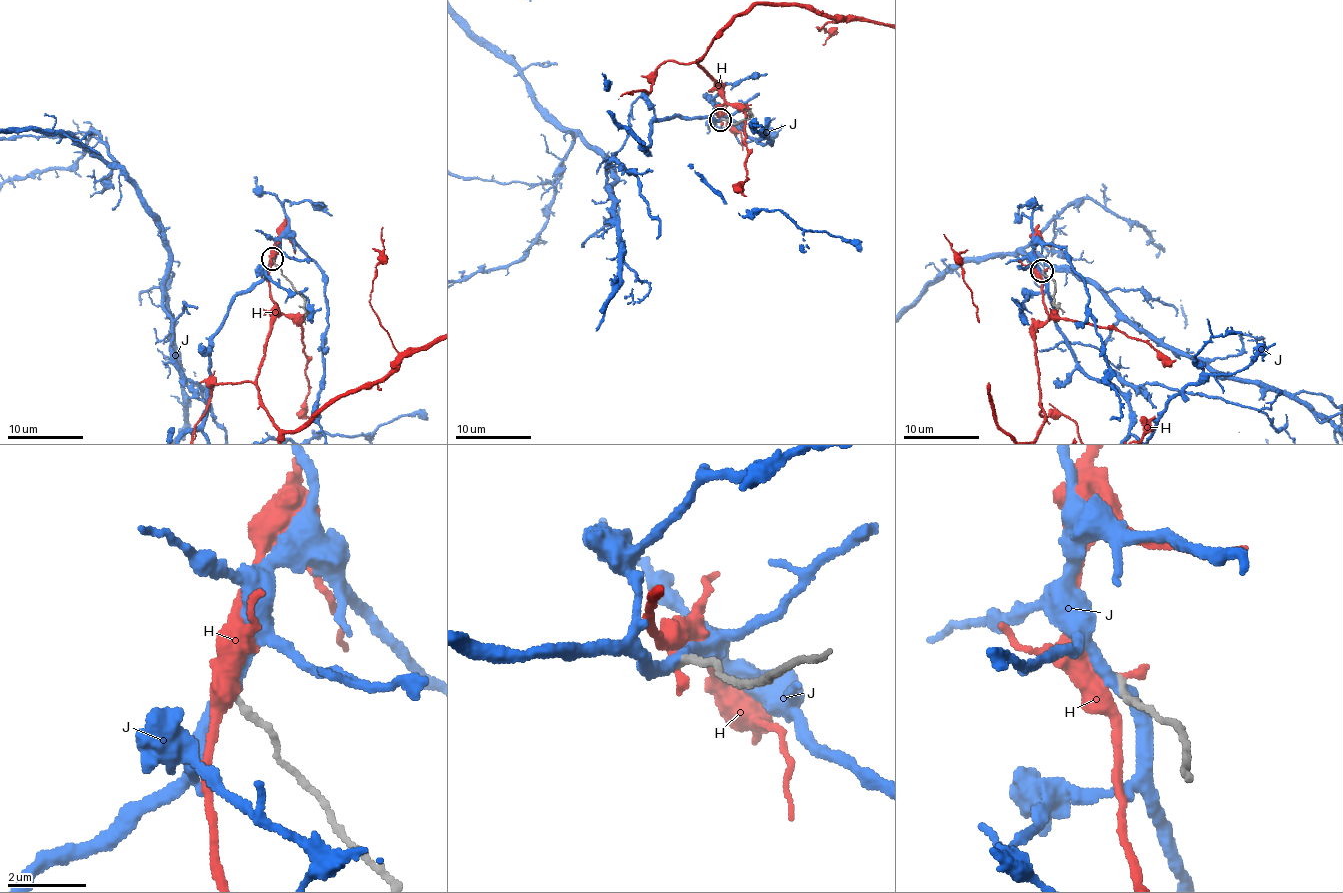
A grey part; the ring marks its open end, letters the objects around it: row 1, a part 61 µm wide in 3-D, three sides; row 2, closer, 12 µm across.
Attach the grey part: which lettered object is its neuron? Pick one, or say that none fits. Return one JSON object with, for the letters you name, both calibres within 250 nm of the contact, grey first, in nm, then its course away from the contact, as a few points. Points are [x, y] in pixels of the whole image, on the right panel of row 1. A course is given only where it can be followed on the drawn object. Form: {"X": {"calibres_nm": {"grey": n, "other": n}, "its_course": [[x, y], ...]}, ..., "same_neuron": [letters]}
{"same_neuron": []}

